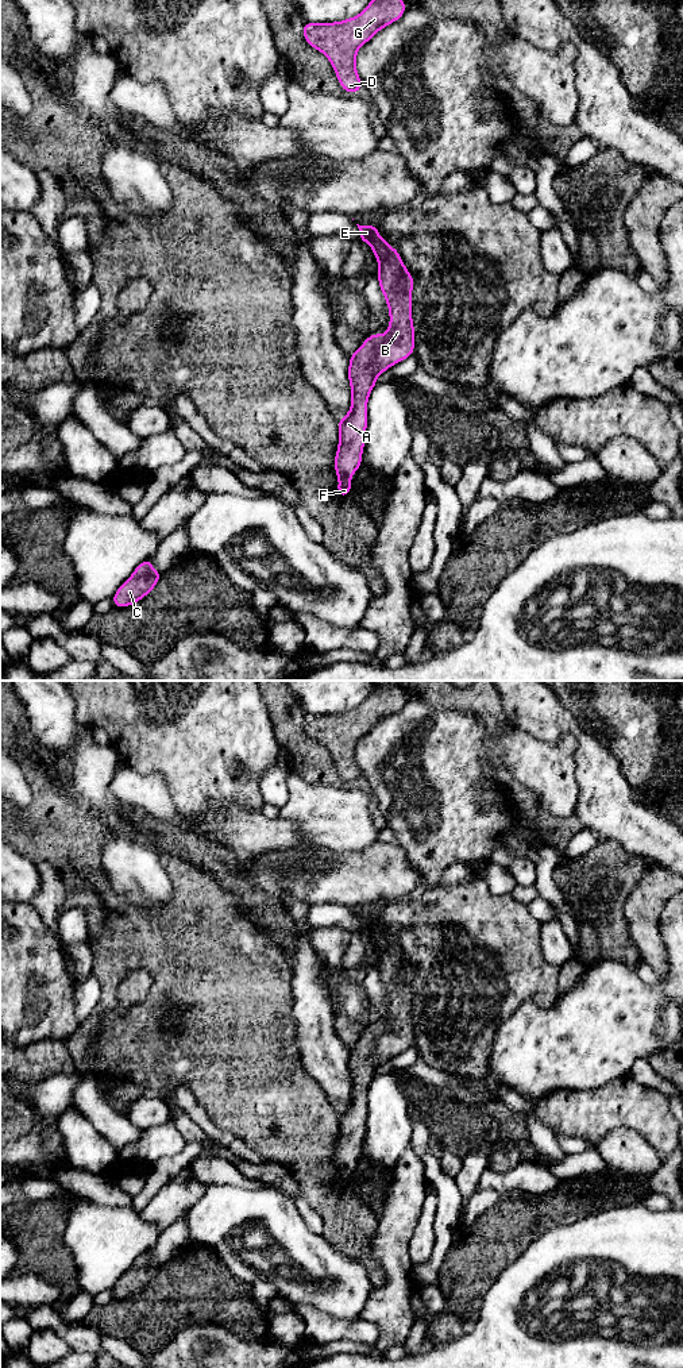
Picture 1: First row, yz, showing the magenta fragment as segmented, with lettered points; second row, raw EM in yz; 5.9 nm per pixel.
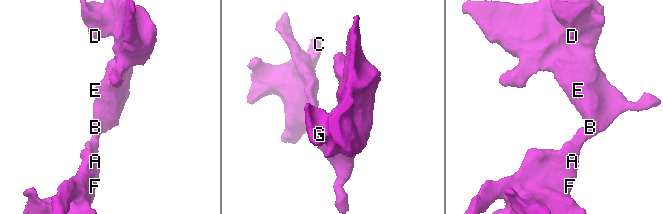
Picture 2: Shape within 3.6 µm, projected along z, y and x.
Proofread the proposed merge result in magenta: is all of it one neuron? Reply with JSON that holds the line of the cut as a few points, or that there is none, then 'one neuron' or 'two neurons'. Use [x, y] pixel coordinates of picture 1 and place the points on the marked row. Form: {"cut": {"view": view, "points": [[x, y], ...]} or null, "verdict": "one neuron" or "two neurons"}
{"cut": null, "verdict": "one neuron"}

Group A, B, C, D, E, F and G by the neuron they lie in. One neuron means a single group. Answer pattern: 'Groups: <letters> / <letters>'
Groups: A B C D E F G

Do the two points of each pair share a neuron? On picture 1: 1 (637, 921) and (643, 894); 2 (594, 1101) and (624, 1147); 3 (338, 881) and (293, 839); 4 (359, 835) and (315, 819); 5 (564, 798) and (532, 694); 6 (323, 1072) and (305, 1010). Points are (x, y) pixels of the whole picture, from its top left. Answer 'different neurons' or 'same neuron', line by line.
1: same neuron
2: different neurons
3: different neurons
4: same neuron
5: different neurons
6: same neuron

